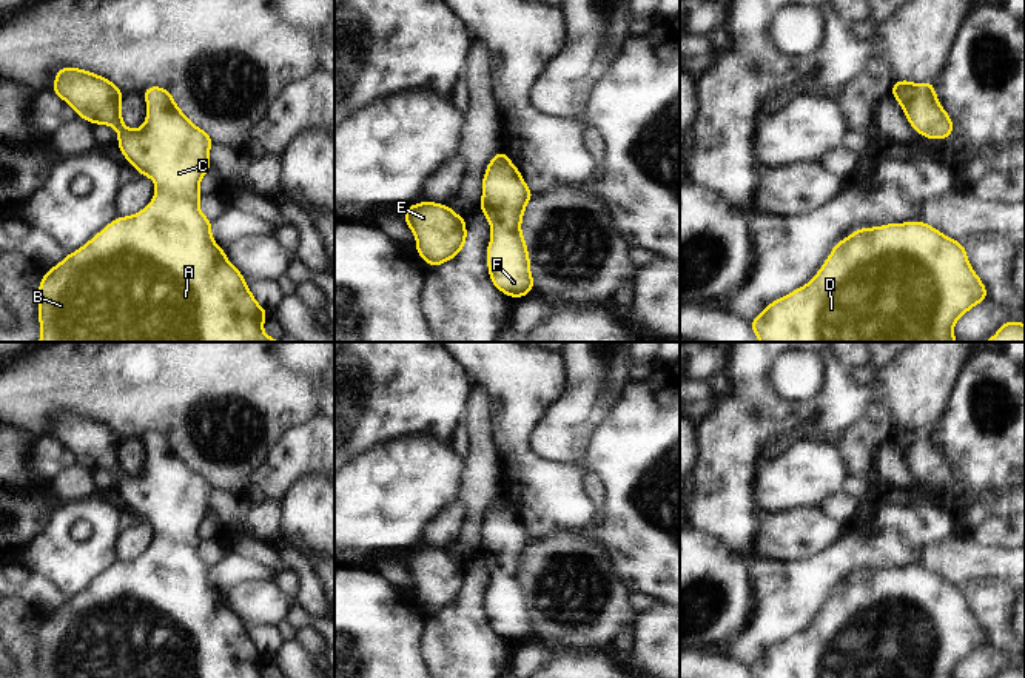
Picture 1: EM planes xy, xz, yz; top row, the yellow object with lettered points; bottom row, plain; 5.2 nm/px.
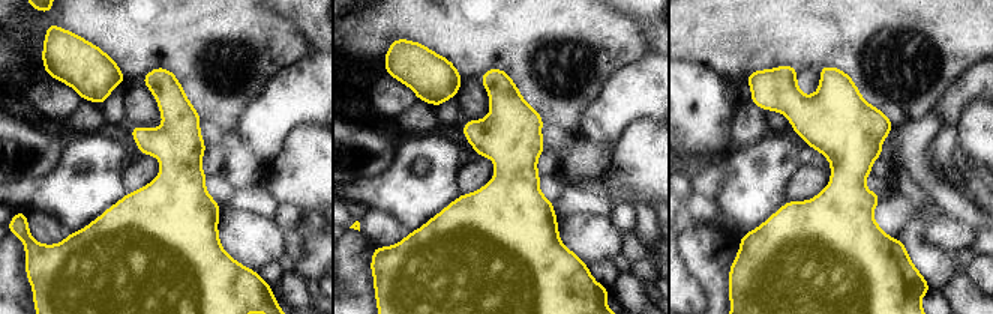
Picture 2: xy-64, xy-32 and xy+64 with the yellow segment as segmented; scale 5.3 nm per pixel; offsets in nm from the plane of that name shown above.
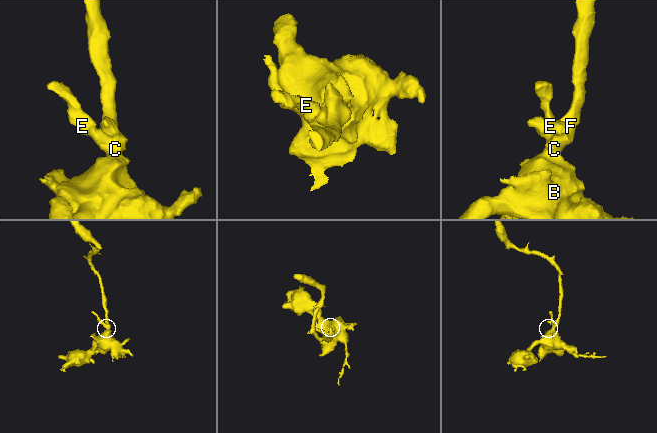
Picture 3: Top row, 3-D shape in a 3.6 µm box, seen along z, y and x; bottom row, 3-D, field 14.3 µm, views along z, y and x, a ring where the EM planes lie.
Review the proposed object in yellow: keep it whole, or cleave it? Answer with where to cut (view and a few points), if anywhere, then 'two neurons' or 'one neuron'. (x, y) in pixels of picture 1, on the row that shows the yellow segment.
no cut; one neuron

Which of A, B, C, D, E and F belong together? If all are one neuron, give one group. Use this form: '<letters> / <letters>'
A B C D E F

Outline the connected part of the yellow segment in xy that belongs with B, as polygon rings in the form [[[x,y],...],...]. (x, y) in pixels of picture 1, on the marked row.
[[[74,66],[59,68],[51,89],[76,109],[77,117],[117,129],[122,154],[137,174],[156,182],[156,197],[140,213],[114,219],[80,250],[45,273],[39,284],[39,342],[281,342],[264,334],[262,324],[270,314],[256,302],[244,274],[211,239],[213,222],[199,210],[199,182],[211,171],[208,153],[214,140],[188,120],[170,91],[148,86],[142,92],[148,109],[145,125],[129,129],[120,111],[125,94],[111,80]]]

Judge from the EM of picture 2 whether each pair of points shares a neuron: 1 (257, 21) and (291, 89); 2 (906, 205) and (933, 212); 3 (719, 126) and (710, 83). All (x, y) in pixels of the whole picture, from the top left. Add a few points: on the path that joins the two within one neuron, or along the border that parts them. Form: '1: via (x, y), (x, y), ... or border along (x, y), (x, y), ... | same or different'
1: border along (309, 48), (302, 59), (282, 69), (260, 98) | different
2: border along (894, 188), (909, 194), (921, 206), (923, 217) | different
3: via (710, 116), (710, 93) | same

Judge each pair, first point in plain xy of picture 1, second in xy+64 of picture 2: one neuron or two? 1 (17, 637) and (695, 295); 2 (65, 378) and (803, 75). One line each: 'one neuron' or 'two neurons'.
1: two neurons
2: two neurons

